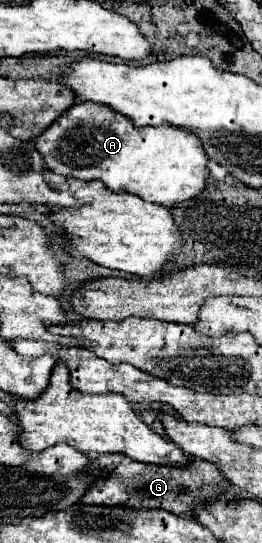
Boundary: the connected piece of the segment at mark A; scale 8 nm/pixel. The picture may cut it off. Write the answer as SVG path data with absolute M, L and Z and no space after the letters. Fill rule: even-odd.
M78 102L52 126L52 130L46 130L36 142L36 150L44 154L44 160L48 160L48 170L62 174L62 176L72 176L78 180L102 180L108 190L120 192L128 190L146 202L162 204L162 206L176 206L180 202L192 200L198 194L204 192L206 180L208 180L208 154L200 142L200 138L184 128L174 128L174 126L144 126L138 128L132 124L128 116L122 116L114 112L110 106L104 104L94 104L94 102Z

